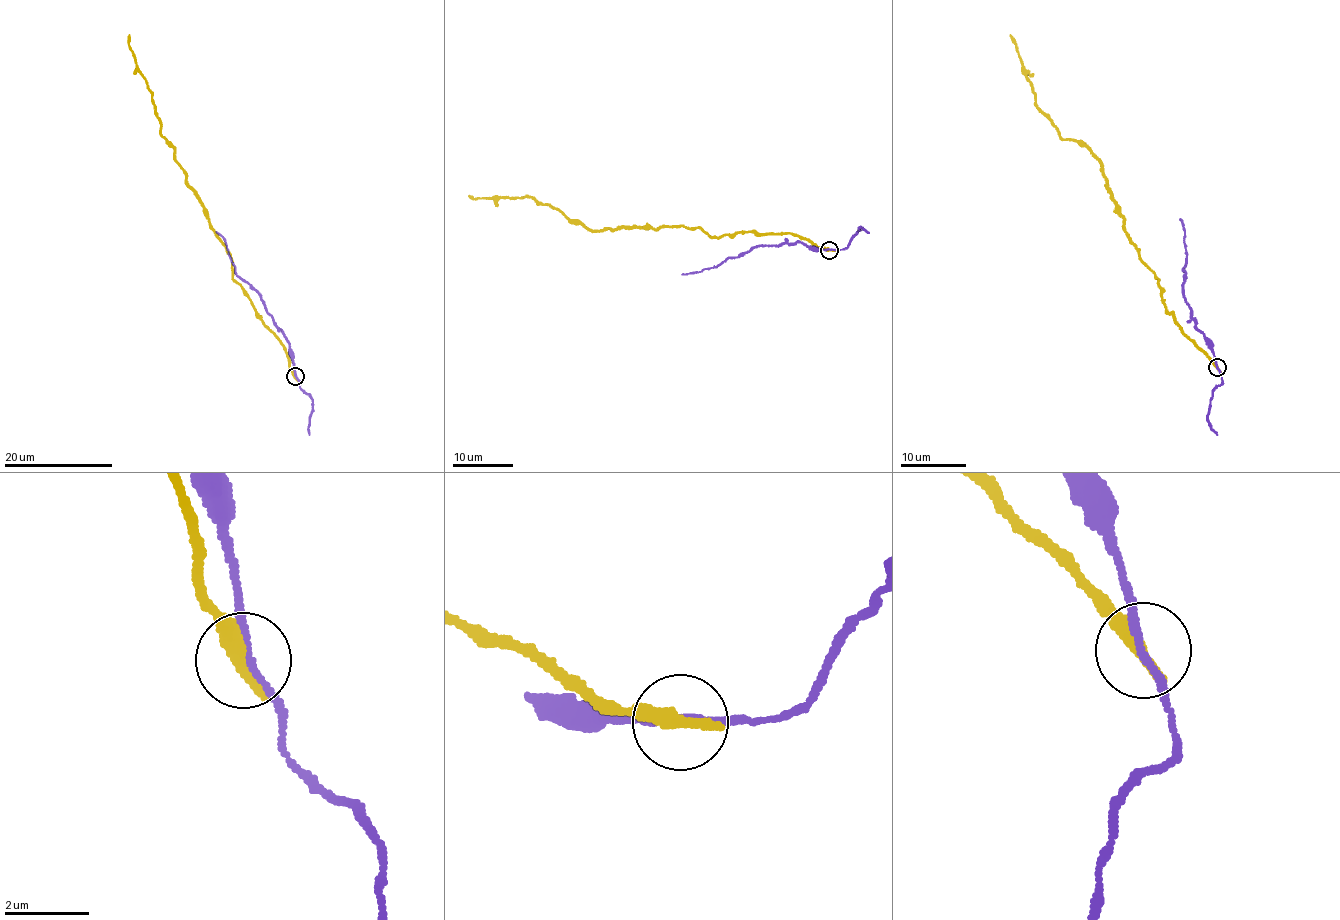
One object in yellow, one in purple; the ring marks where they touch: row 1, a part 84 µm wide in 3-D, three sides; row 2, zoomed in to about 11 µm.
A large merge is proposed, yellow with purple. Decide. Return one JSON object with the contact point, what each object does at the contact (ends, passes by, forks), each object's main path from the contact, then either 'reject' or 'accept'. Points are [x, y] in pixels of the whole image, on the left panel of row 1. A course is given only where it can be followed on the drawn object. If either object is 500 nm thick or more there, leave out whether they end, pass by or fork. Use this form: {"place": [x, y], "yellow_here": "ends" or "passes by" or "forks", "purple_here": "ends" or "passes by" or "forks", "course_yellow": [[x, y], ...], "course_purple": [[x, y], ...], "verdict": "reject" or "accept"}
{"place": [295, 376], "yellow_here": "ends", "purple_here": "passes by", "course_yellow": [[294, 375], [279, 341], [233, 279], [225, 245], [160, 133], [129, 34]], "course_purple": [[295, 375], [293, 355], [287, 339], [267, 312], [260, 294], [236, 274], [226, 242], [216, 232]], "verdict": "reject"}

